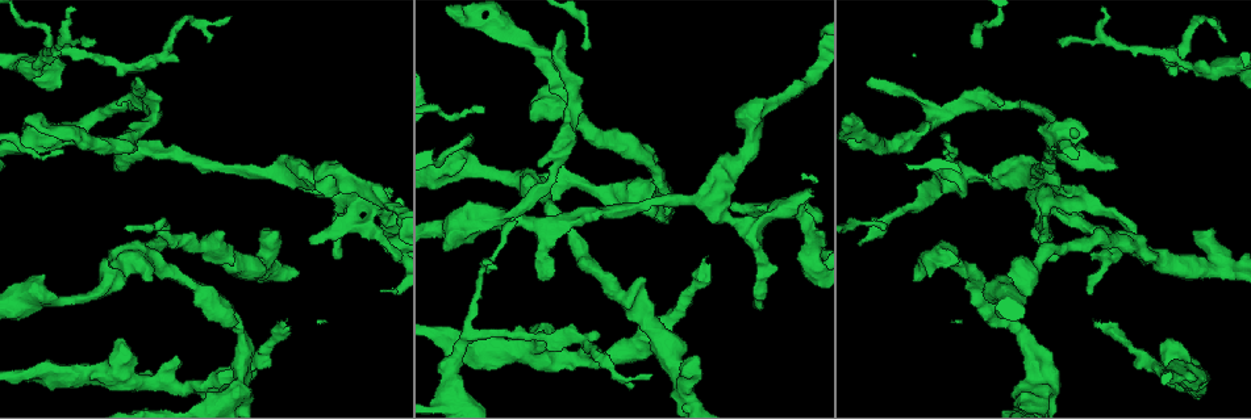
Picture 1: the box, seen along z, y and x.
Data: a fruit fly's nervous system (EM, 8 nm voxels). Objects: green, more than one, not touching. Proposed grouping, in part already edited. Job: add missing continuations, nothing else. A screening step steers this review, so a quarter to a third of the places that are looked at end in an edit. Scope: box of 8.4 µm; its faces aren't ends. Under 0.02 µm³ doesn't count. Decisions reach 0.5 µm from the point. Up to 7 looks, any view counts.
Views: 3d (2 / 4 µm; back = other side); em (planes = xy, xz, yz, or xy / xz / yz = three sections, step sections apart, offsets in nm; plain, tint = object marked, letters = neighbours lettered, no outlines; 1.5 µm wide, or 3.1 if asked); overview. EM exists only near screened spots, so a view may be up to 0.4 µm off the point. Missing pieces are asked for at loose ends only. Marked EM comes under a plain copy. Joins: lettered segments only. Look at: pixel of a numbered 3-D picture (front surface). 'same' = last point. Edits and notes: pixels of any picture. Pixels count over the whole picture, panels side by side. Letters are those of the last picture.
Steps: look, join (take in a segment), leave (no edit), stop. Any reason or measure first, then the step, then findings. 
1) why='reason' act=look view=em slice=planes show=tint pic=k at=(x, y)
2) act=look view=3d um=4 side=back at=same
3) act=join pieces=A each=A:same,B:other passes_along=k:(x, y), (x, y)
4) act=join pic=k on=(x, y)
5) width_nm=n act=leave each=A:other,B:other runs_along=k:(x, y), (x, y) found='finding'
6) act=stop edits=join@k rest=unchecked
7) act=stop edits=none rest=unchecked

why='branch stops here' act=look view=3d um=2 pic=1 at=(697, 357)

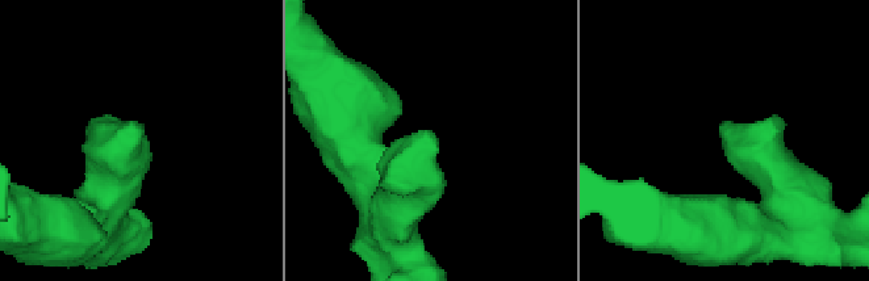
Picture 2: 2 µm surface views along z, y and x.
act=look view=em slice=planes show=letters pic=2 at=(428, 137)

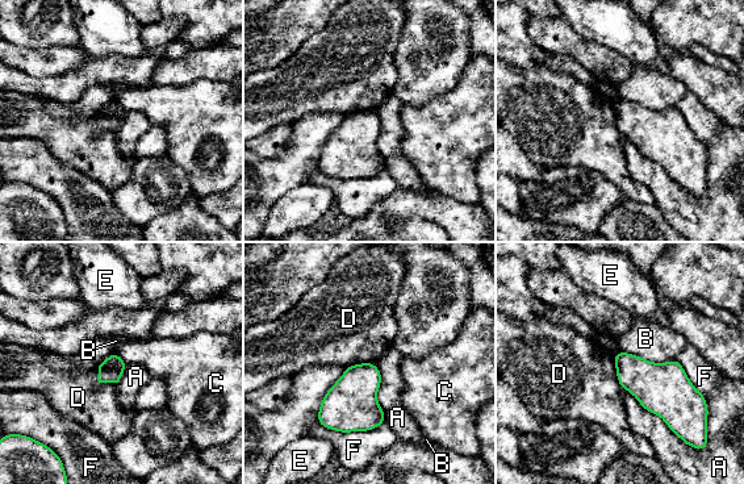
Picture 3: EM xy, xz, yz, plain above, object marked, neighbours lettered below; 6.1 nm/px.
act=leave each=A:other,B:other,C:other,D:other,E:other,F:other border=3:(623, 387), (681, 438) found='none of them fits'

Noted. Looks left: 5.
why='free end' act=look view=3d um=2 pic=1 at=(284, 323)

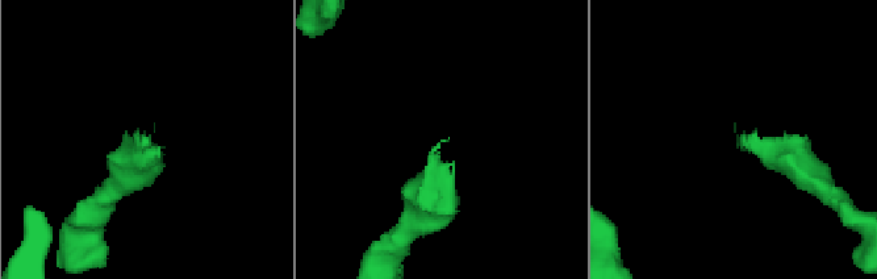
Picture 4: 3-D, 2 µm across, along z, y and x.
why='shape alone is not enough' act=look view=em slice=yz step=4 show=letters pic=4 at=(444, 140)

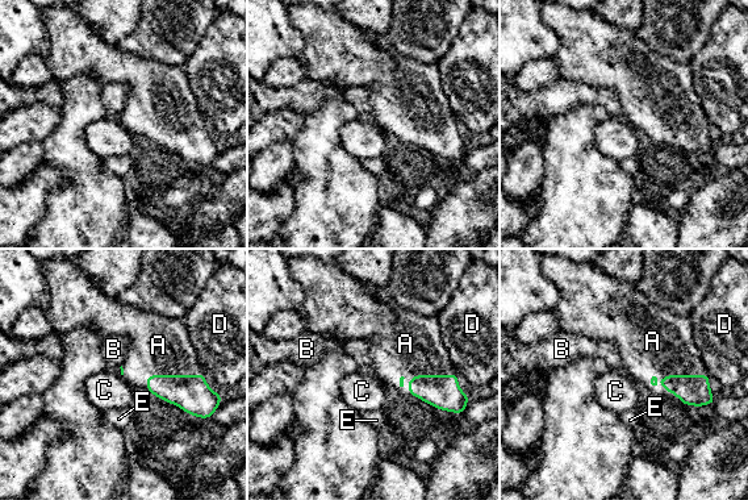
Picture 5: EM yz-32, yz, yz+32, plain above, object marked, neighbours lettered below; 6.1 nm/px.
act=look view=em slice=planes show=letters at=same

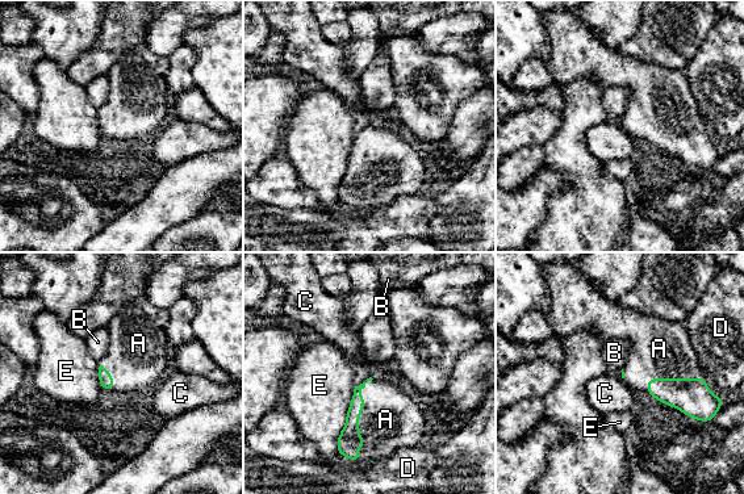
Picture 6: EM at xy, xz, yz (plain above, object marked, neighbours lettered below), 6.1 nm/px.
act=join pieces=A each=A:same,B:other,C:other,D:other,E:other found='the neuron continues'

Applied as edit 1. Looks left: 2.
why='branch stops here' act=look view=em slice=planes show=letters pic=1 at=(1116, 168)

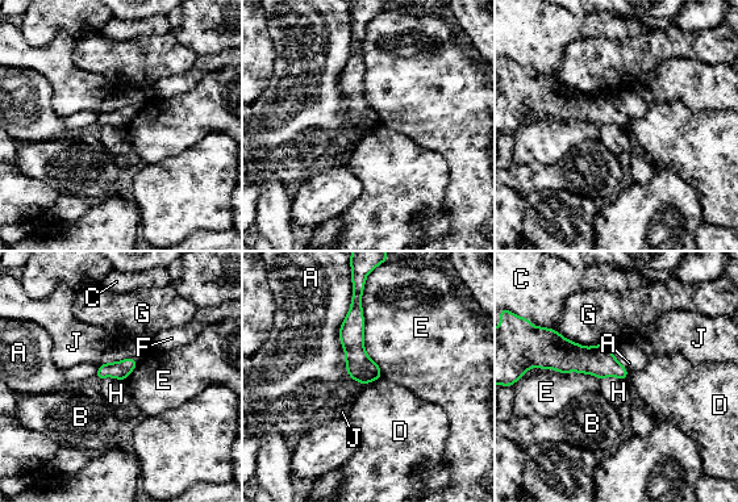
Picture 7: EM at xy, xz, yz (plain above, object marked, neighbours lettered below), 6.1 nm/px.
width_nm=110 act=leave each=A:other,B:other,C:other,D:other,E:other,F:other,G:other,H:other,J:other runs_along=7:(354, 300), (354, 352), (366, 380) found='none of them fits'

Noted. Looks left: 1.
act=stop edits=join@6 rest=unchecked

